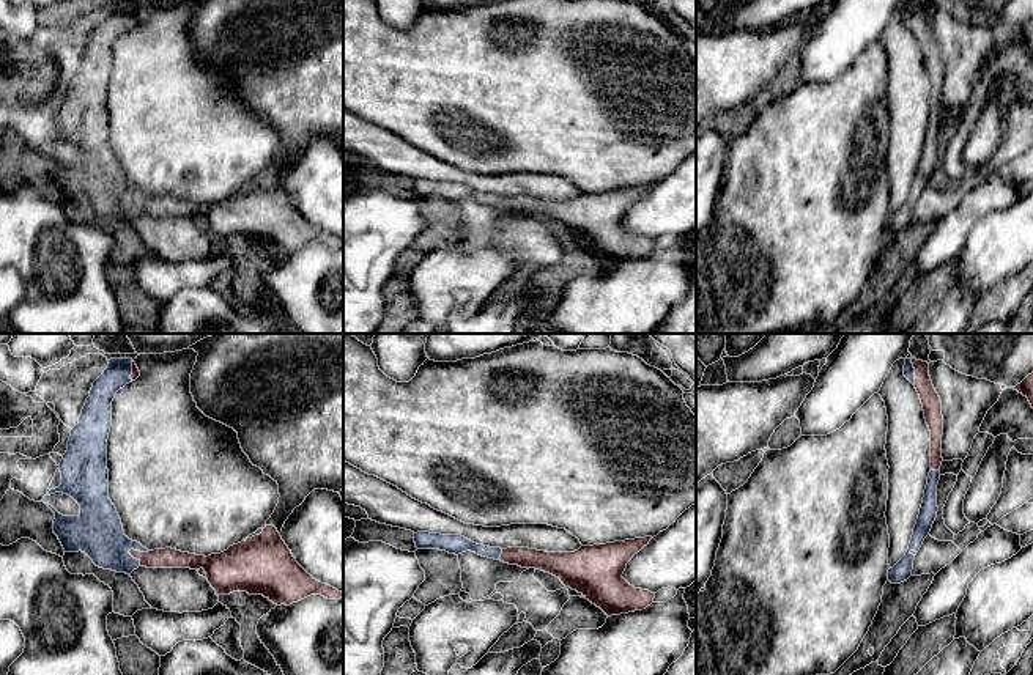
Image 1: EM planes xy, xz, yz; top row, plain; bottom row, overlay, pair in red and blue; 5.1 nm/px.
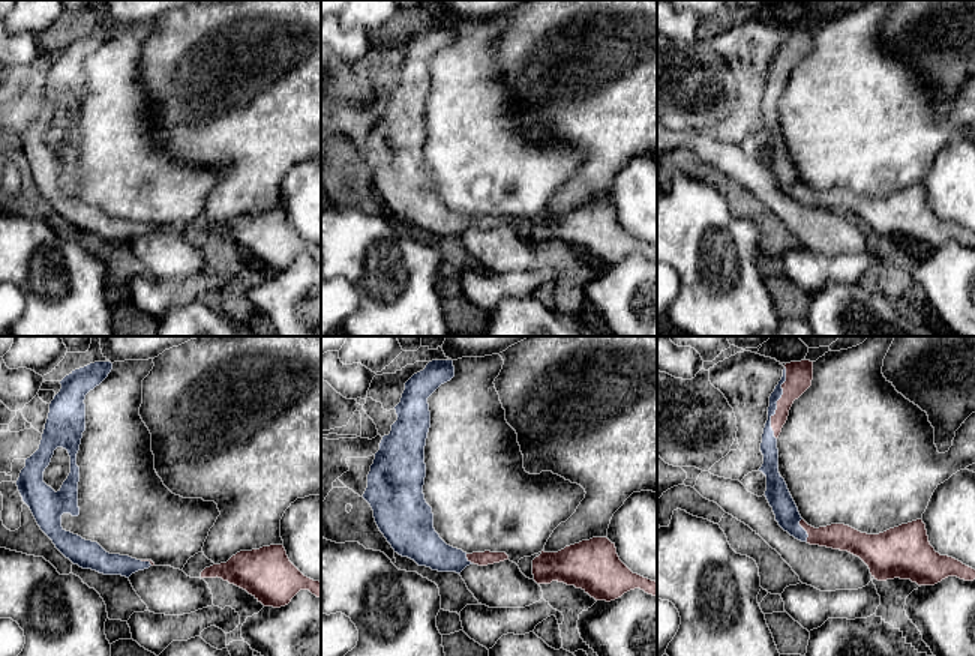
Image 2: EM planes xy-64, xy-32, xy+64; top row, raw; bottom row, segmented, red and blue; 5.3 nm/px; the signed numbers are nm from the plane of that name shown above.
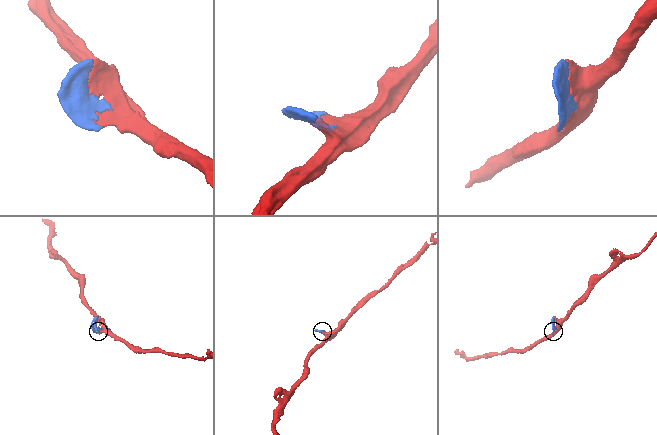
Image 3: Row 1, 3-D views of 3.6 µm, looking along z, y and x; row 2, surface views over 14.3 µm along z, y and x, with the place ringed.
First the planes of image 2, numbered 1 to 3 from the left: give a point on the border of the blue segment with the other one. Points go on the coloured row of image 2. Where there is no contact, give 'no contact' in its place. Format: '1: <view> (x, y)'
1: xy-64 (146, 560)
2: xy-32 (467, 557)
3: xy+64 (777, 403)

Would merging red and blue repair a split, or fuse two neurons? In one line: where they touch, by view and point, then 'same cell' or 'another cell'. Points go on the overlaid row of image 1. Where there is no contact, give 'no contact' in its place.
xy (137, 551) | same cell

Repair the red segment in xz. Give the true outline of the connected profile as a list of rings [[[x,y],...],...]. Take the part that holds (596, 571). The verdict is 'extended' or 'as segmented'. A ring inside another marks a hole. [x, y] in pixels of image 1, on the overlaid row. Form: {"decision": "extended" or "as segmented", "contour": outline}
{"decision": "extended", "contour": [[[430,532],[414,533],[417,549],[439,549],[449,554],[466,551],[521,568],[535,568],[561,579],[608,617],[642,610],[653,603],[655,593],[635,588],[624,577],[627,563],[652,537],[581,546],[575,552],[546,552],[529,548],[490,548],[461,535]]]}

